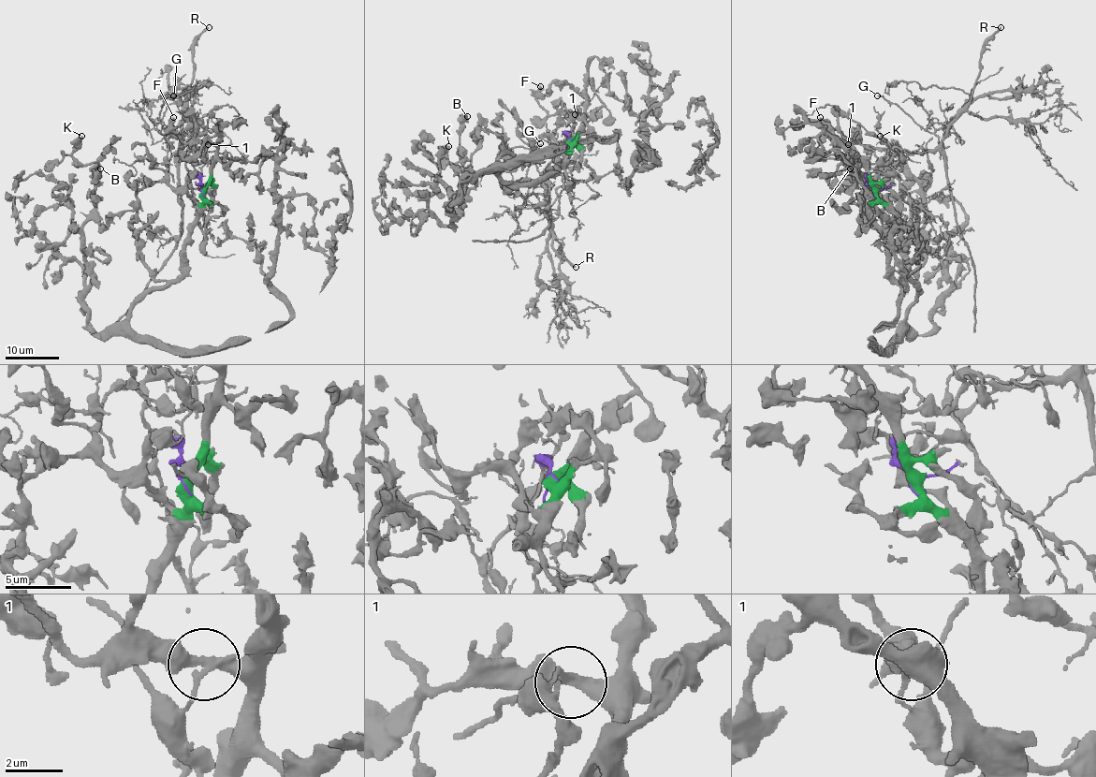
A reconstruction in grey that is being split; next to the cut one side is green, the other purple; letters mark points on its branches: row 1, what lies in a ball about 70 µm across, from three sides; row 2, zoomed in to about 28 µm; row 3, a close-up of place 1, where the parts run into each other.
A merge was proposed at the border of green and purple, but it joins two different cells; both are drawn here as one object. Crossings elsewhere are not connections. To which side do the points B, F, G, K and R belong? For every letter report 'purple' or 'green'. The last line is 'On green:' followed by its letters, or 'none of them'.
B: green
F: green
G: purple
K: green
R: purple
On green: B, F, K

